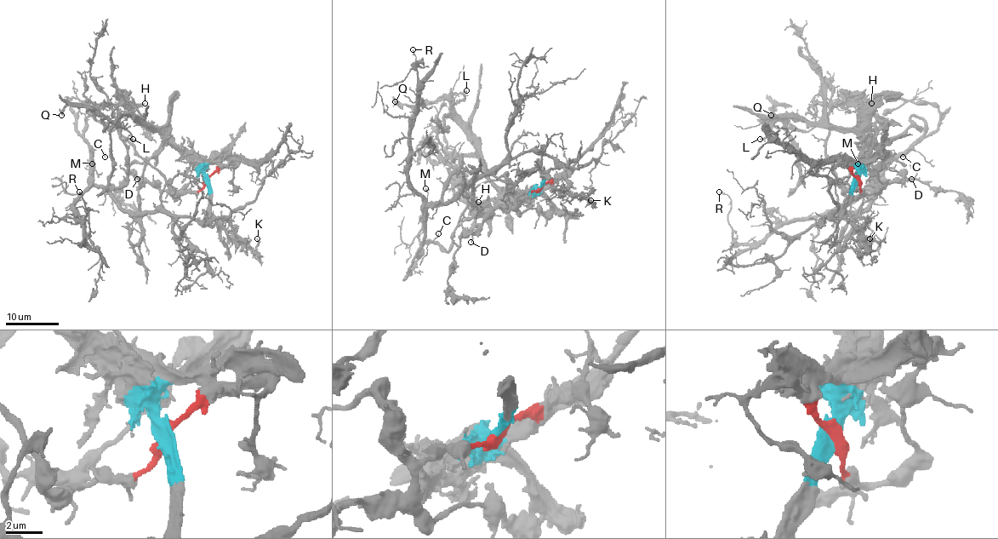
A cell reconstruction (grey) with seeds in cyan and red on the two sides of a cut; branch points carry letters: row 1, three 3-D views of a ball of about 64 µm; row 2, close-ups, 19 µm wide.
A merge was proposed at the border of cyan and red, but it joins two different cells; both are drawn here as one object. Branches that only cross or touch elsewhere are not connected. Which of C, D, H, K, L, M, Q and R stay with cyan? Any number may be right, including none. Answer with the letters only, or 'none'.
H, K, L, Q

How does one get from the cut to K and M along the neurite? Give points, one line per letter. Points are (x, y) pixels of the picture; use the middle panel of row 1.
K: (541, 186), (544, 174), (556, 189), (580, 195), (587, 201), (591, 200)
M: (541, 188), (516, 195), (501, 174), (481, 183), (452, 247), (425, 241), (420, 255), (425, 188)

